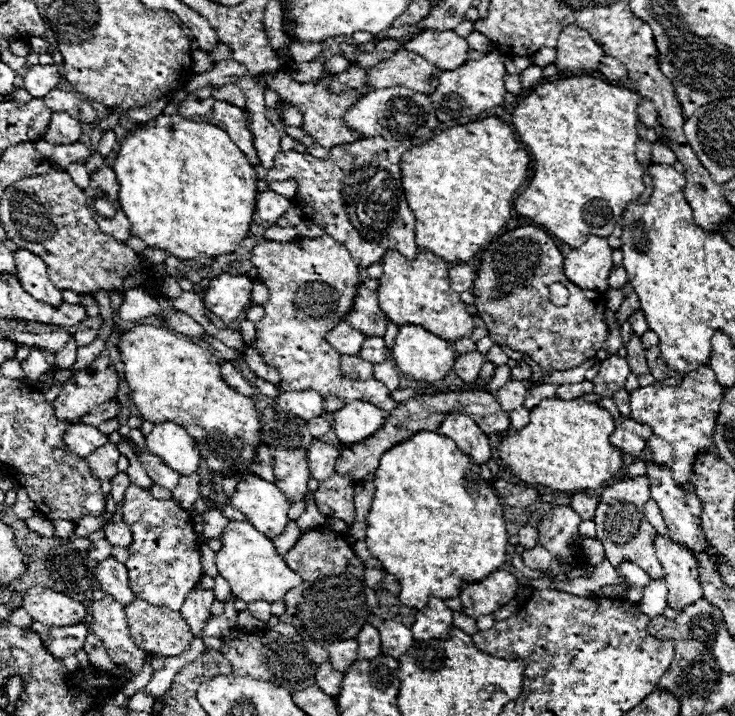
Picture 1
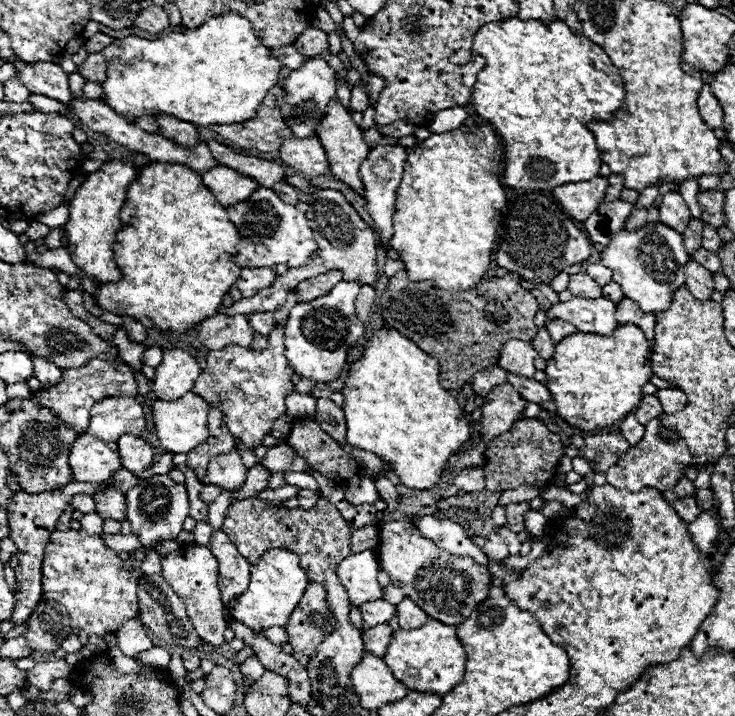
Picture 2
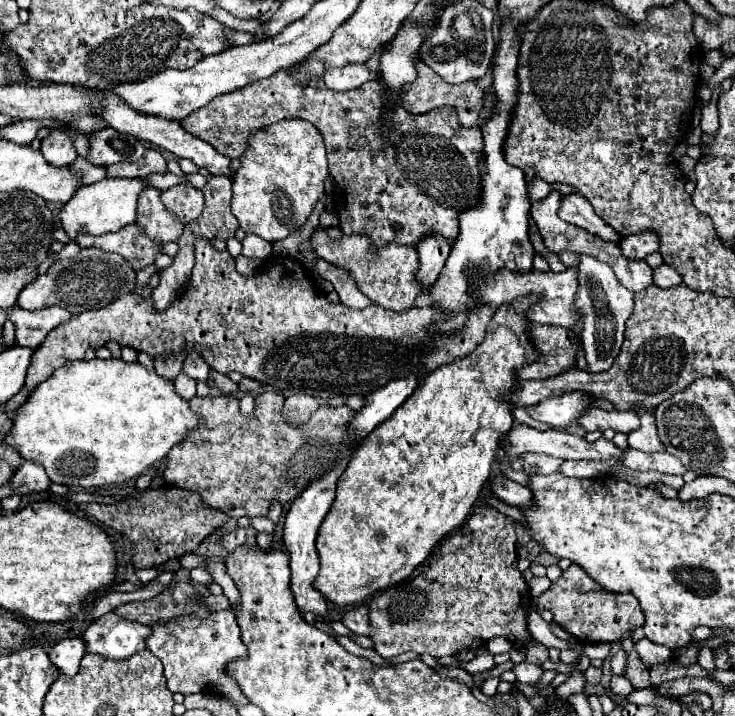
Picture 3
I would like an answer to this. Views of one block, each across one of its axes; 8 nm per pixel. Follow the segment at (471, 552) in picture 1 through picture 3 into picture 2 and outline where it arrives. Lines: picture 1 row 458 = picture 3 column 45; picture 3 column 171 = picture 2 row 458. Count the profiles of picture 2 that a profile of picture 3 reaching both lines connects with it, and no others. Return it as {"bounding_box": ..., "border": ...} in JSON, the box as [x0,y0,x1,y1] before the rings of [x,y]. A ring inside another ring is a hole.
{"bounding_box":[344,328,470,490],"border":[[[382,328],[372,334],[364,348],[364,356],[350,366],[344,394],[346,416],[346,442],[360,450],[376,454],[380,460],[392,464],[400,482],[414,490],[430,490],[438,484],[448,458],[456,454],[470,438],[470,426],[464,418],[464,410],[456,398],[440,386],[440,364],[434,356],[422,352],[412,340],[402,336],[394,328]]]}

